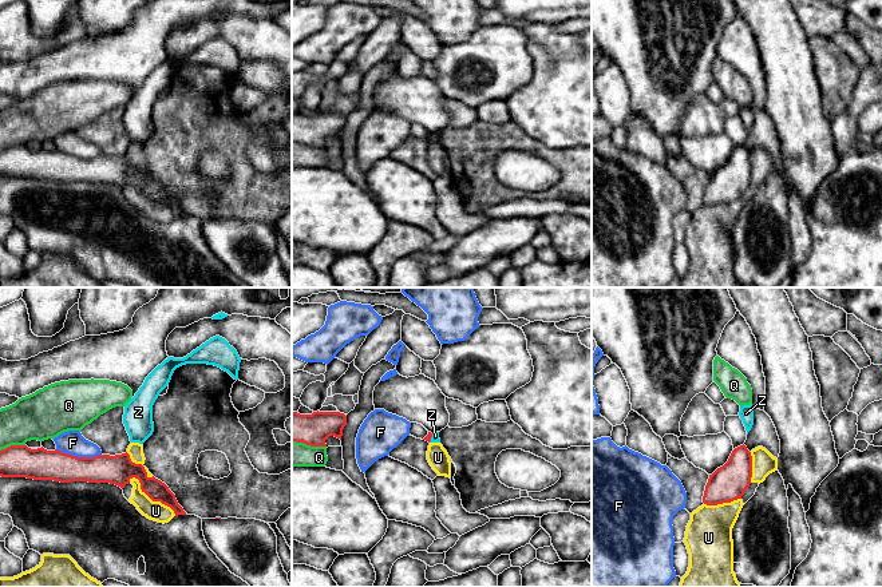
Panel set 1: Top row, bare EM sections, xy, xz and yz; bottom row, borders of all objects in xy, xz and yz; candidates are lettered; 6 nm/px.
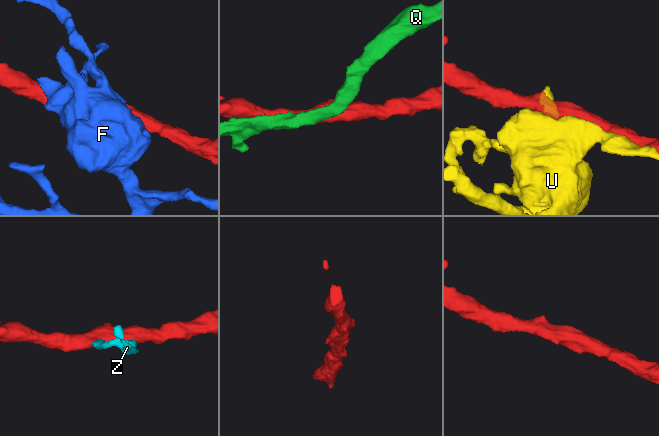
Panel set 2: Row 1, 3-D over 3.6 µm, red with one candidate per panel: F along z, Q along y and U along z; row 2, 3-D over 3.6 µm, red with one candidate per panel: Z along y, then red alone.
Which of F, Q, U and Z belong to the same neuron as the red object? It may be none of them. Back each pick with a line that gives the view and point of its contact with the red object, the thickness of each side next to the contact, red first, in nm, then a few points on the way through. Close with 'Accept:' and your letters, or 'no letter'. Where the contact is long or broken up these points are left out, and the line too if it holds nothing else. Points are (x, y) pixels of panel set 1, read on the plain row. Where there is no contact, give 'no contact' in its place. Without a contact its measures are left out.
Accept: no letter

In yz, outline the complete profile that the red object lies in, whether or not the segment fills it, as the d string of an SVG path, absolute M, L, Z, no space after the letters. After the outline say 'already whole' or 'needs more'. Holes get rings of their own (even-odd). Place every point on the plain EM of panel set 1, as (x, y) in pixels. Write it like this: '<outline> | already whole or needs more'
M743 144L735 148L728 162L709 175L703 203L717 206L741 199L751 185L752 156Z | already whole

